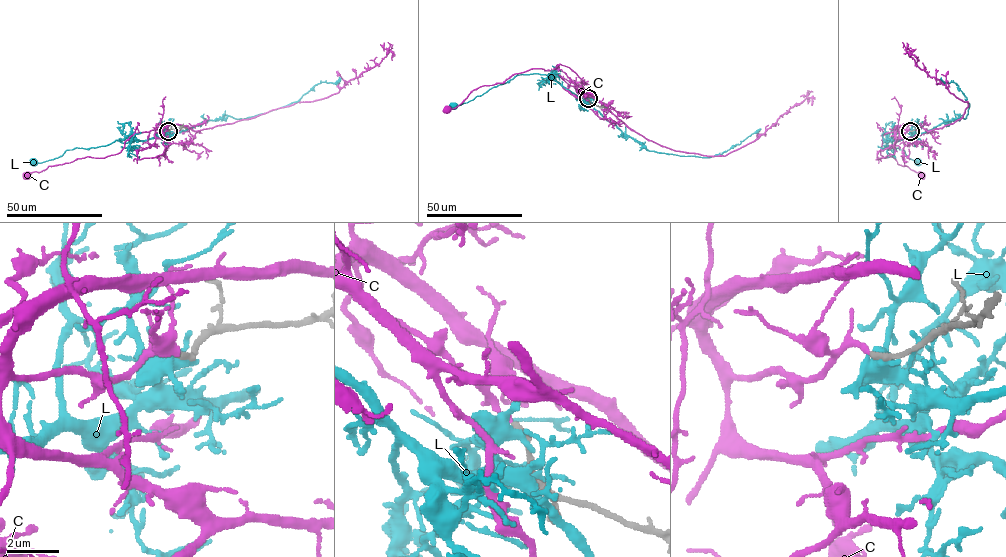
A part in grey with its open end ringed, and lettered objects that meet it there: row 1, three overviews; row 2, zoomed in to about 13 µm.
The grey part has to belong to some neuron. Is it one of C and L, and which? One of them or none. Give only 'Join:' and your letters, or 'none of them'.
Join: C

